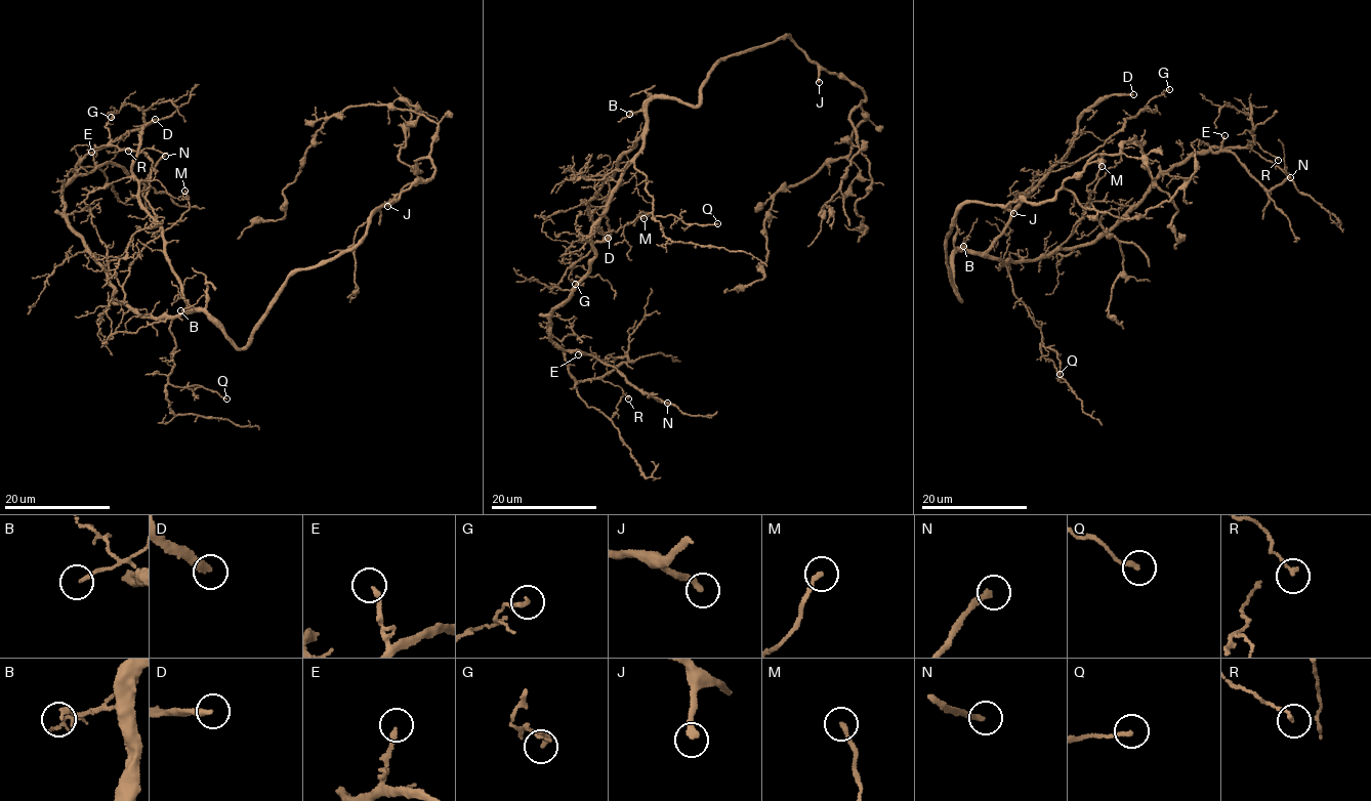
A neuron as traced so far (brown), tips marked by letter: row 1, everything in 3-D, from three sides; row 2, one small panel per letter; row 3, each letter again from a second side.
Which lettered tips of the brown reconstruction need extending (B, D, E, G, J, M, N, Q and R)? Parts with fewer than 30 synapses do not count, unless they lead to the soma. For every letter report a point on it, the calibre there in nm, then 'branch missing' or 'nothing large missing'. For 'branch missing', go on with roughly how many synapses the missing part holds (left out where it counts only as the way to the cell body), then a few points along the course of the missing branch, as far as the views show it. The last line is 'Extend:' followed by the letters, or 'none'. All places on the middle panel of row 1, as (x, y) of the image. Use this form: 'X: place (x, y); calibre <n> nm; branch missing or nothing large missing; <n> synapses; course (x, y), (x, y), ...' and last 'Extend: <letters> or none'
B: place (629, 114); calibre 160 nm; nothing large missing
D: place (608, 238); calibre 280 nm; branch missing; 160 synapses; course (608, 238), (635, 251), (672, 251), (718, 263), (749, 296), (760, 335), (778, 366), (808, 391), (824, 388)
E: place (578, 354); calibre 200 nm; nothing large missing
G: place (575, 284); calibre 190 nm; nothing large missing
J: place (819, 82); calibre 280 nm; branch missing; 300 synapses; course (819, 82), (828, 89), (825, 121), (805, 141), (763, 152), (743, 186), (680, 251)
M: place (644, 218); calibre 200 nm; nothing large missing
N: place (667, 403); calibre 240 nm; branch missing; 40 synapses; course (667, 403), (677, 409), (687, 405), (697, 408), (704, 401), (725, 398), (782, 381)
Q: place (717, 223); calibre 180 nm; nothing large missing
R: place (628, 398); calibre 160 nm; nothing large missing
Extend: D, J, N

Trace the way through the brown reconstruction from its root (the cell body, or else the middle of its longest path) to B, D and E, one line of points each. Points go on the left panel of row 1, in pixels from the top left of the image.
B: (265, 311), (251, 342), (240, 348), (202, 310), (194, 306), (180, 310)
D: (265, 311), (251, 342), (240, 348), (185, 301), (161, 227), (139, 201), (132, 173), (142, 127), (155, 119)
E: (265, 311), (240, 348), (199, 308), (159, 318), (114, 302), (60, 194), (94, 169), (91, 152)

